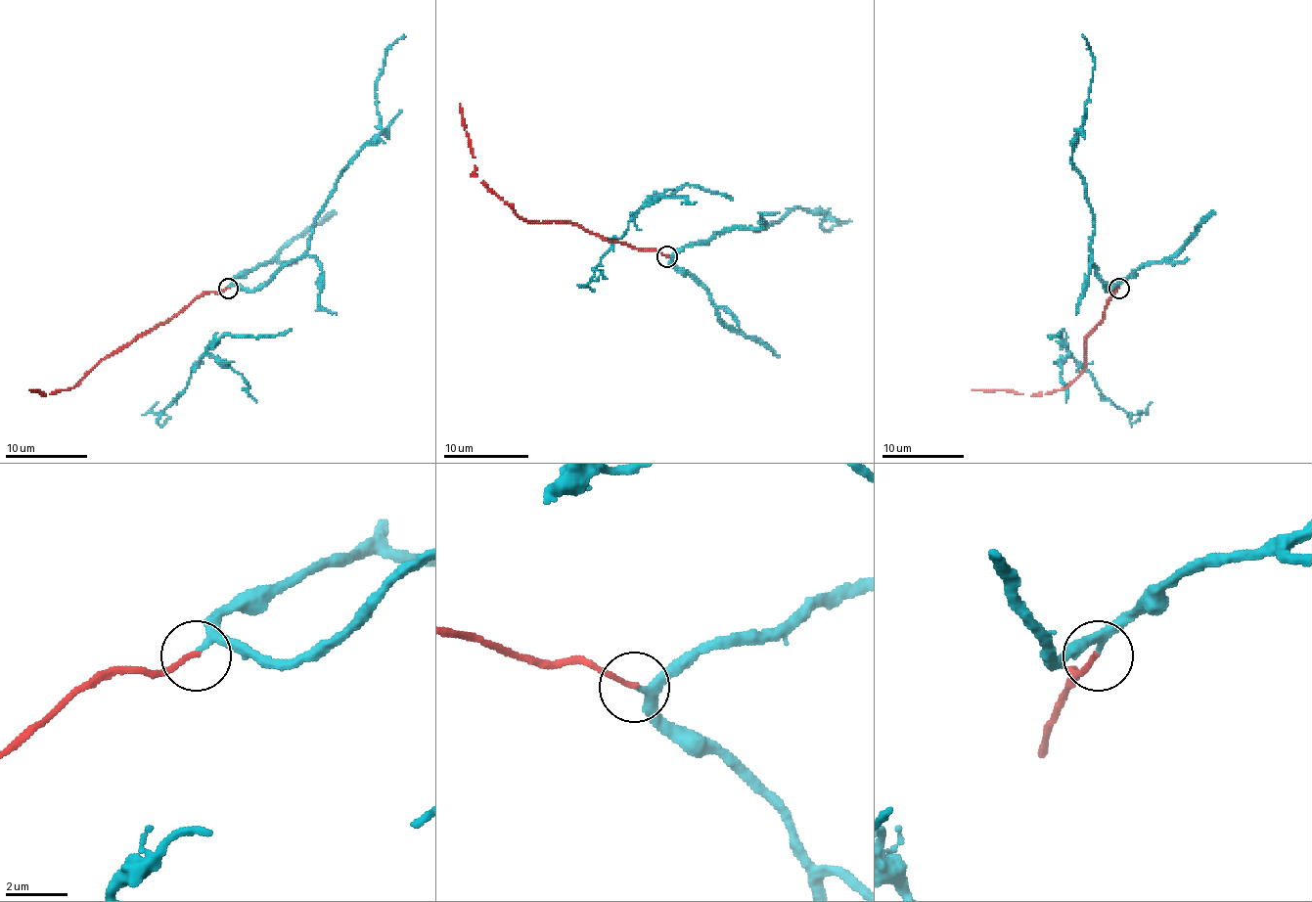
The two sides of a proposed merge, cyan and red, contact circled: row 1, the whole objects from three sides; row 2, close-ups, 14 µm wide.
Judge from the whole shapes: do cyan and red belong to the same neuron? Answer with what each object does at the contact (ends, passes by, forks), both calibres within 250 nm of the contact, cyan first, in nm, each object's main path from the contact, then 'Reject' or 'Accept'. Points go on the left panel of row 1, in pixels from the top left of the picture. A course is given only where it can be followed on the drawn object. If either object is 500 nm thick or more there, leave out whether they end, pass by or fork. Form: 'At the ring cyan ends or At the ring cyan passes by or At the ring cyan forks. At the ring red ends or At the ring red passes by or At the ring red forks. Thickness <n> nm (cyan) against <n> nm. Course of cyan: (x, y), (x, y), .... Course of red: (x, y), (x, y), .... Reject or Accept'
At the ring cyan passes by. At the ring red ends. Thickness 190 nm (cyan) against 150 nm. Course of cyan: (227, 288), (262, 288), (311, 255), (322, 271), (319, 304), (281, 335), (215, 342), (156, 414), (158, 402). Course of red: (227, 288), (203, 292), (172, 316), (95, 365), (72, 387), (43, 396), (37, 389), (29, 389). Accept

